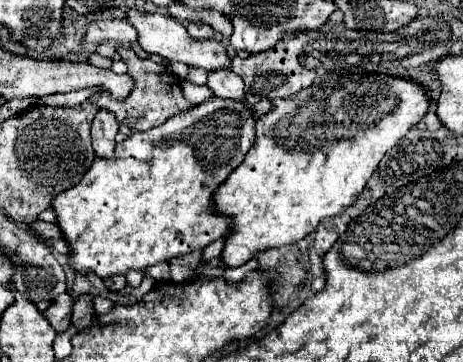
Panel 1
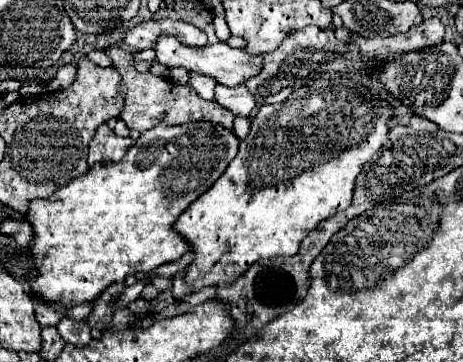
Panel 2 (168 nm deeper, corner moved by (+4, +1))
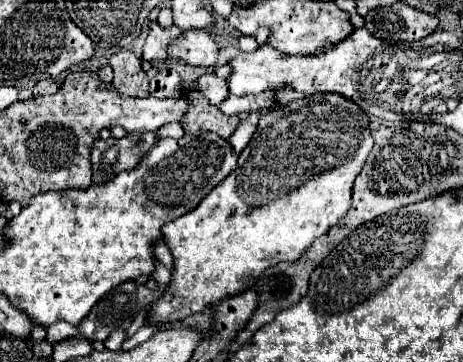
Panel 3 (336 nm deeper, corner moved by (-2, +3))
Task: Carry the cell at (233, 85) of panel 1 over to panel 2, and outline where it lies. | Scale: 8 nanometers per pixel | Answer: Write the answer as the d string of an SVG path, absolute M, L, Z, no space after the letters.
M218 84L216 86L216 102L222 108L230 110L232 116L240 116L240 118L246 118L256 108L256 100L246 86L242 86L242 88L222 88L222 84Z

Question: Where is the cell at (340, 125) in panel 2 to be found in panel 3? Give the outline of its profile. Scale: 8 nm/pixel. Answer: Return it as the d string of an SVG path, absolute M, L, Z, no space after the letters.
M314 94L312 98L292 100L260 116L252 140L238 156L240 166L192 214L164 224L162 234L172 250L174 270L166 294L152 304L148 320L156 324L182 320L246 290L246 286L252 288L254 280L268 266L280 260L296 262L318 236L328 232L350 210L354 180L374 146L368 124L368 116L360 112L360 106L338 94Z

